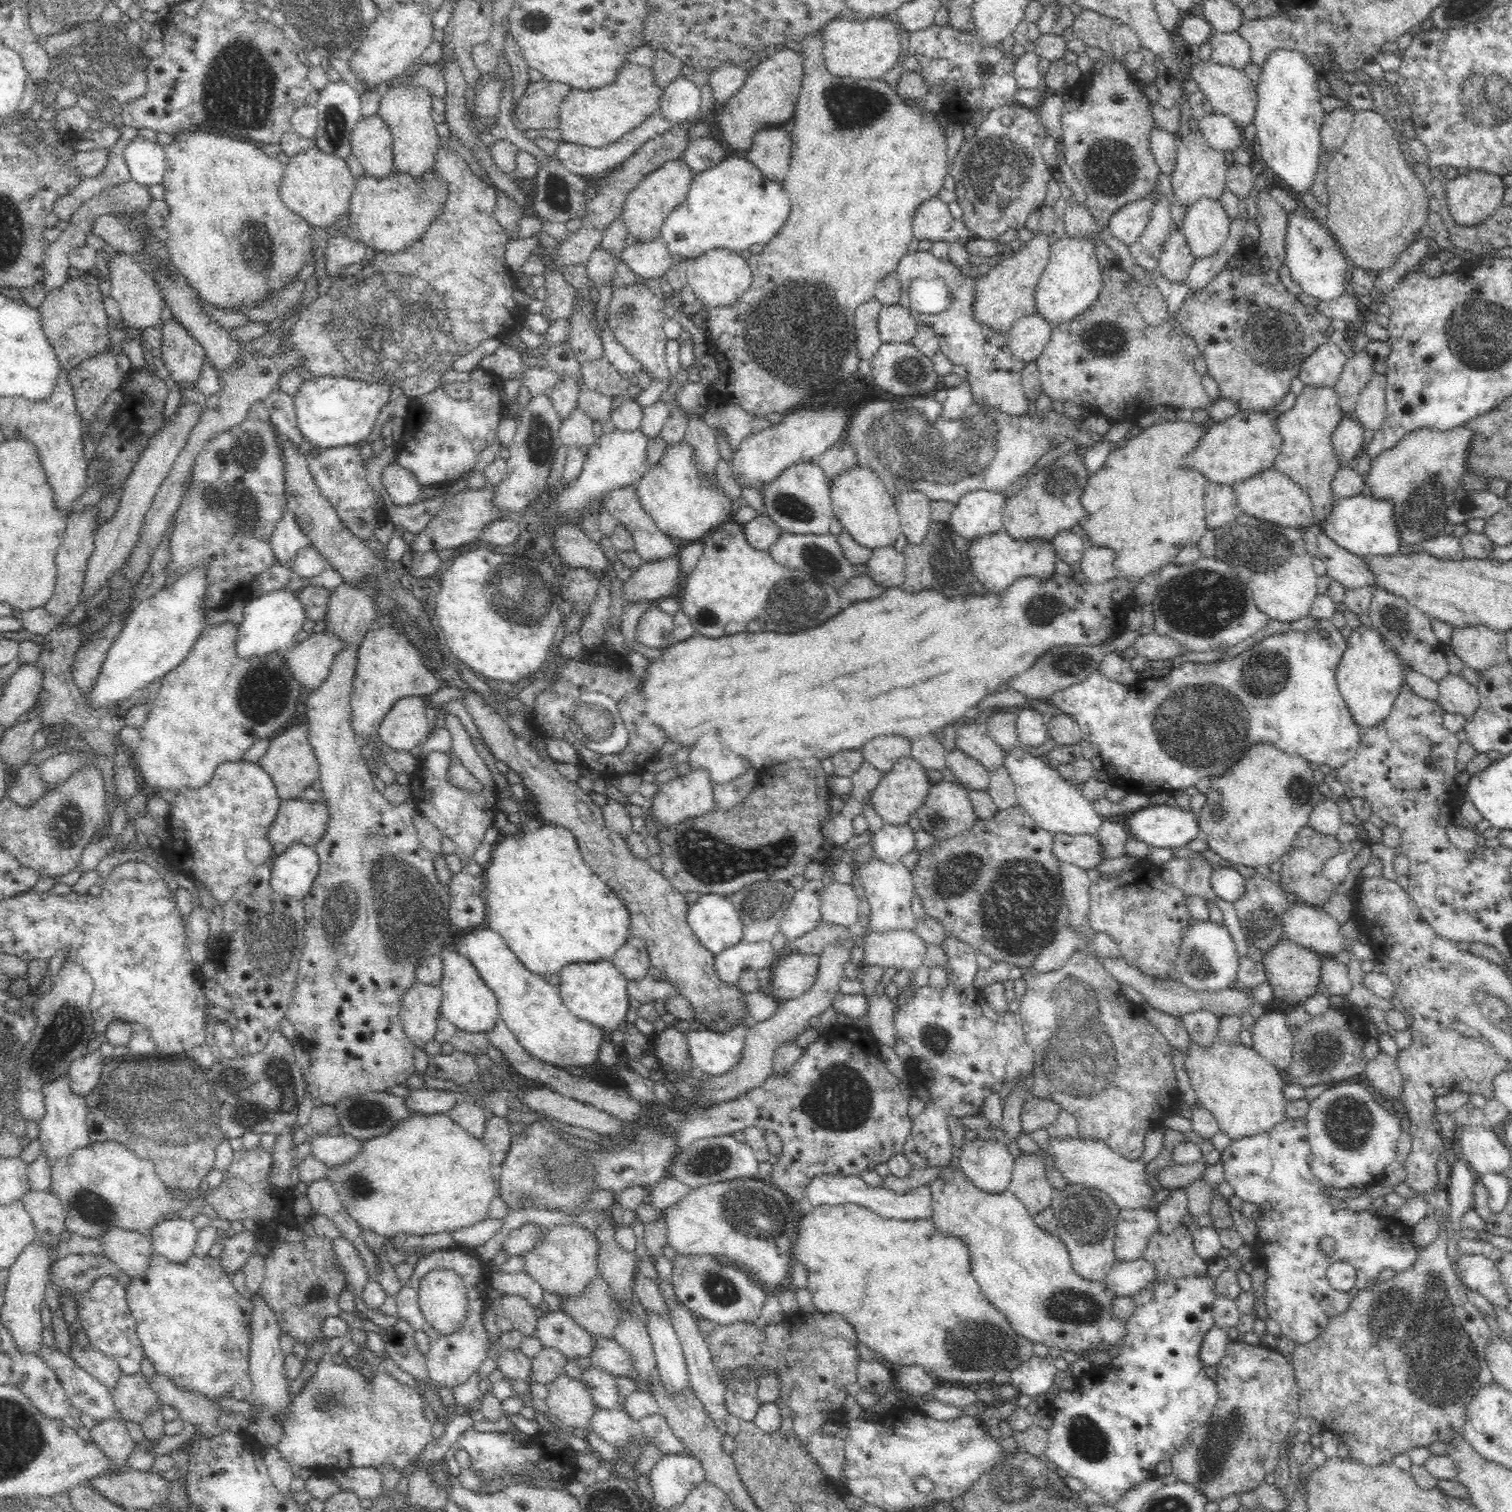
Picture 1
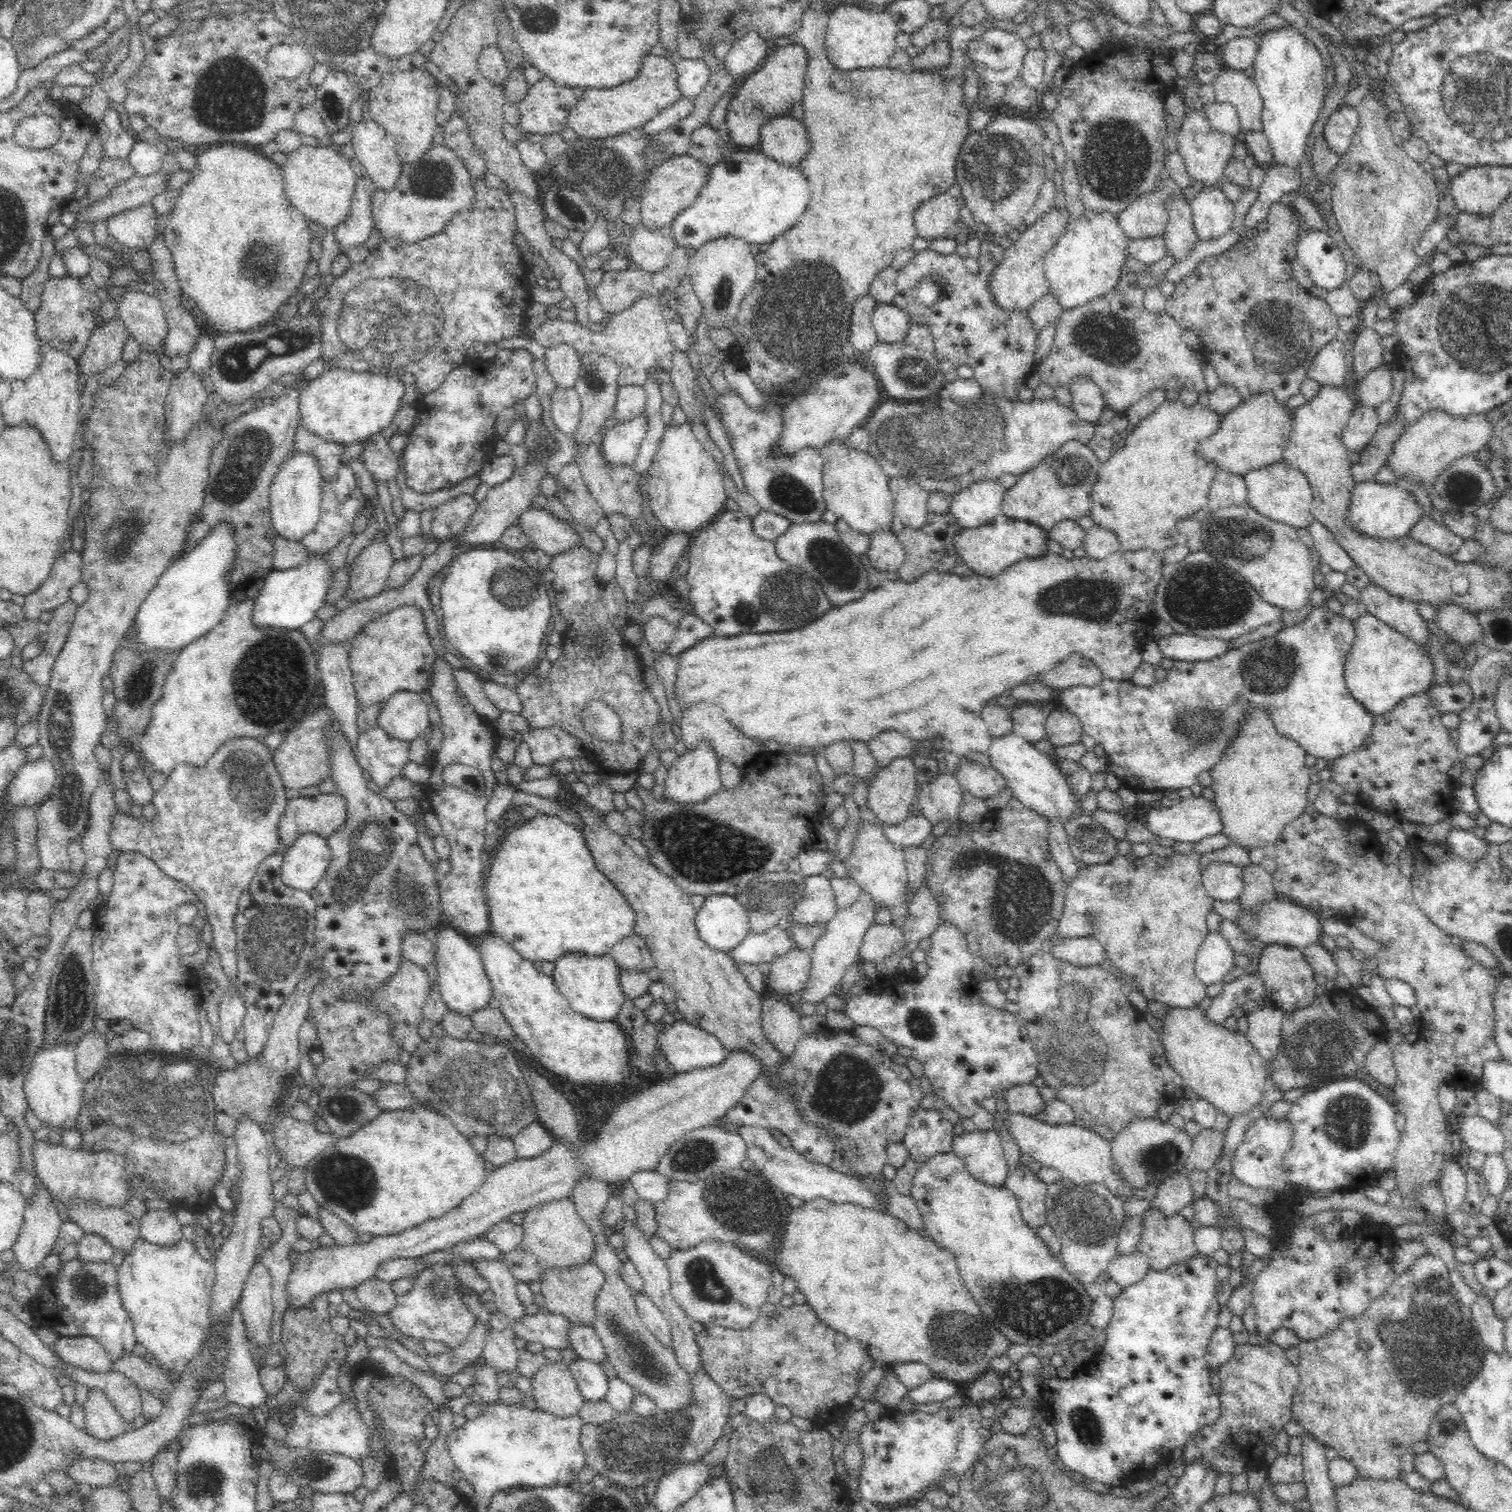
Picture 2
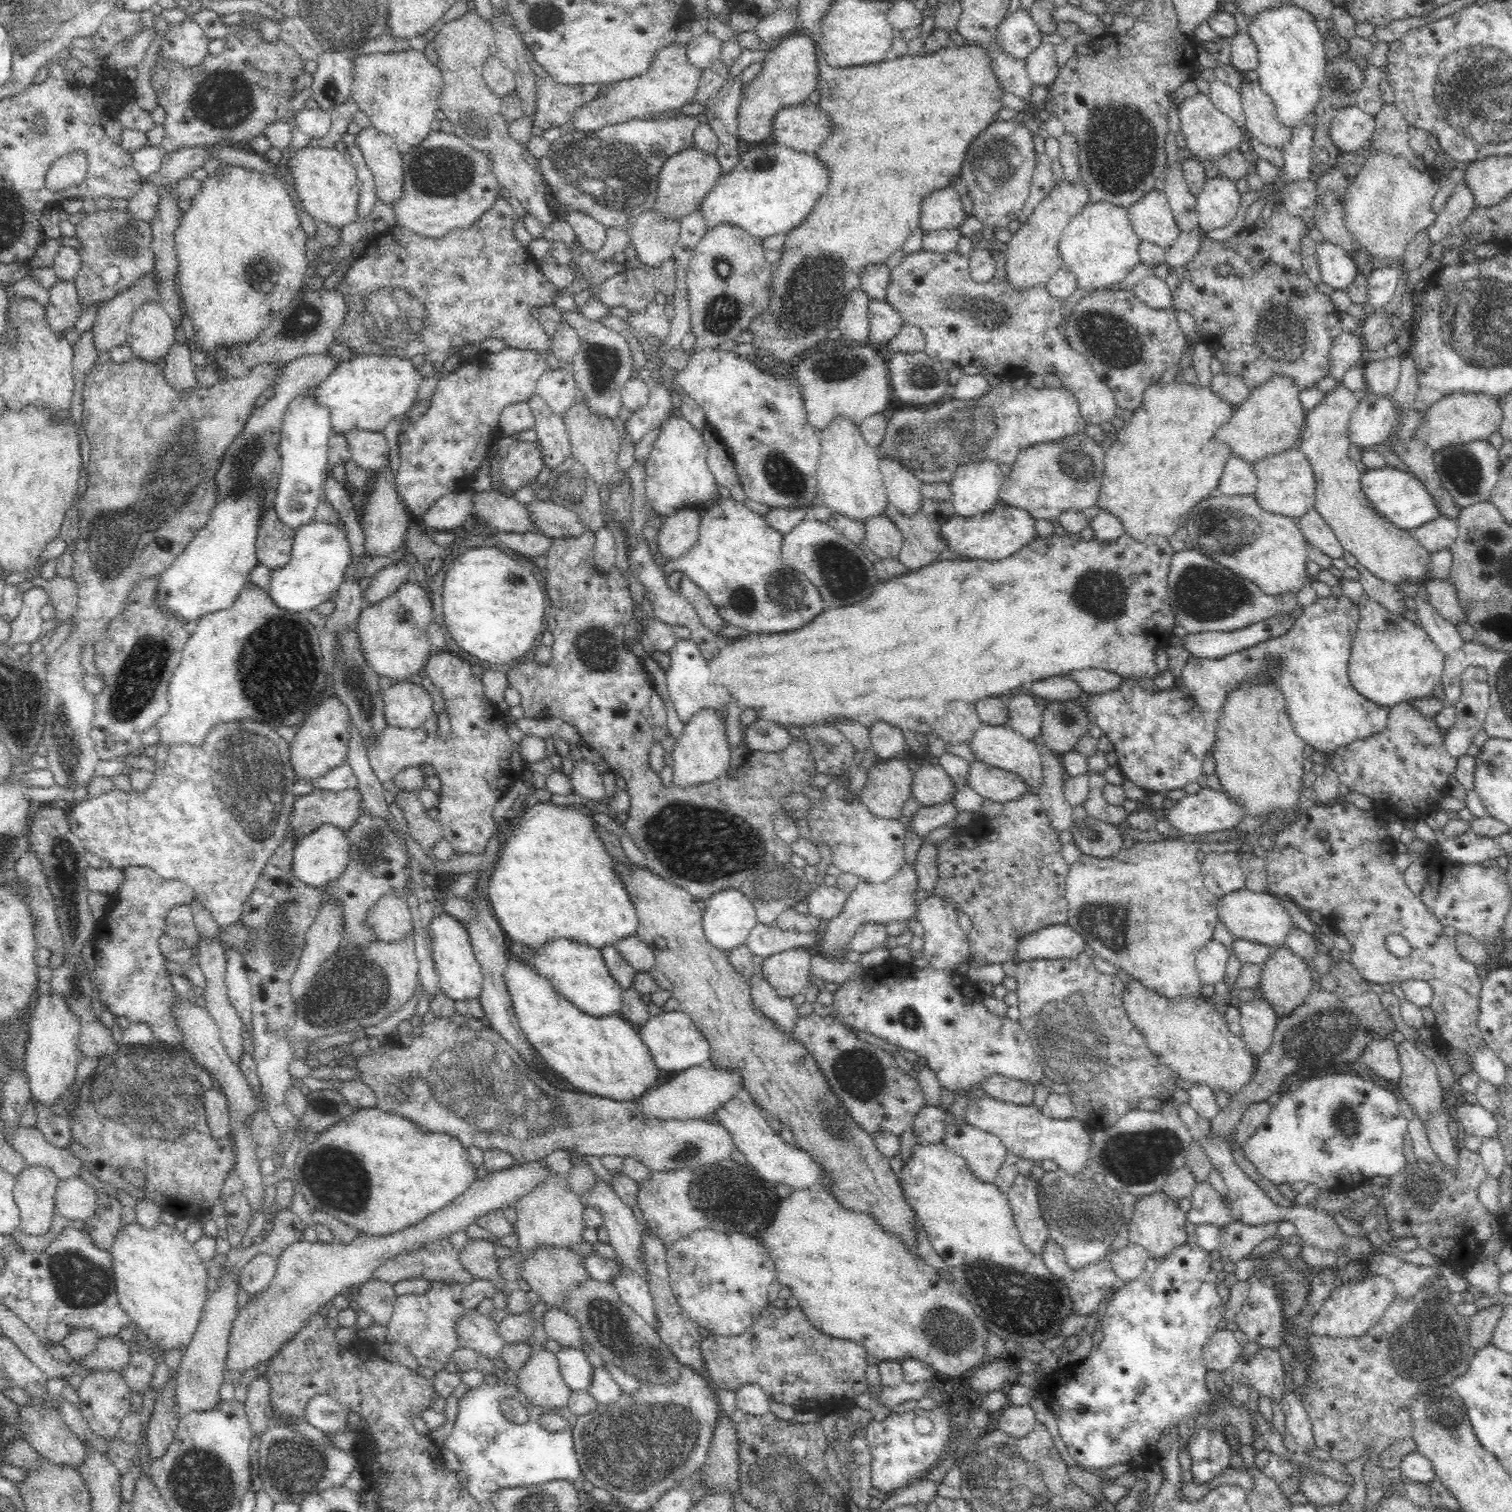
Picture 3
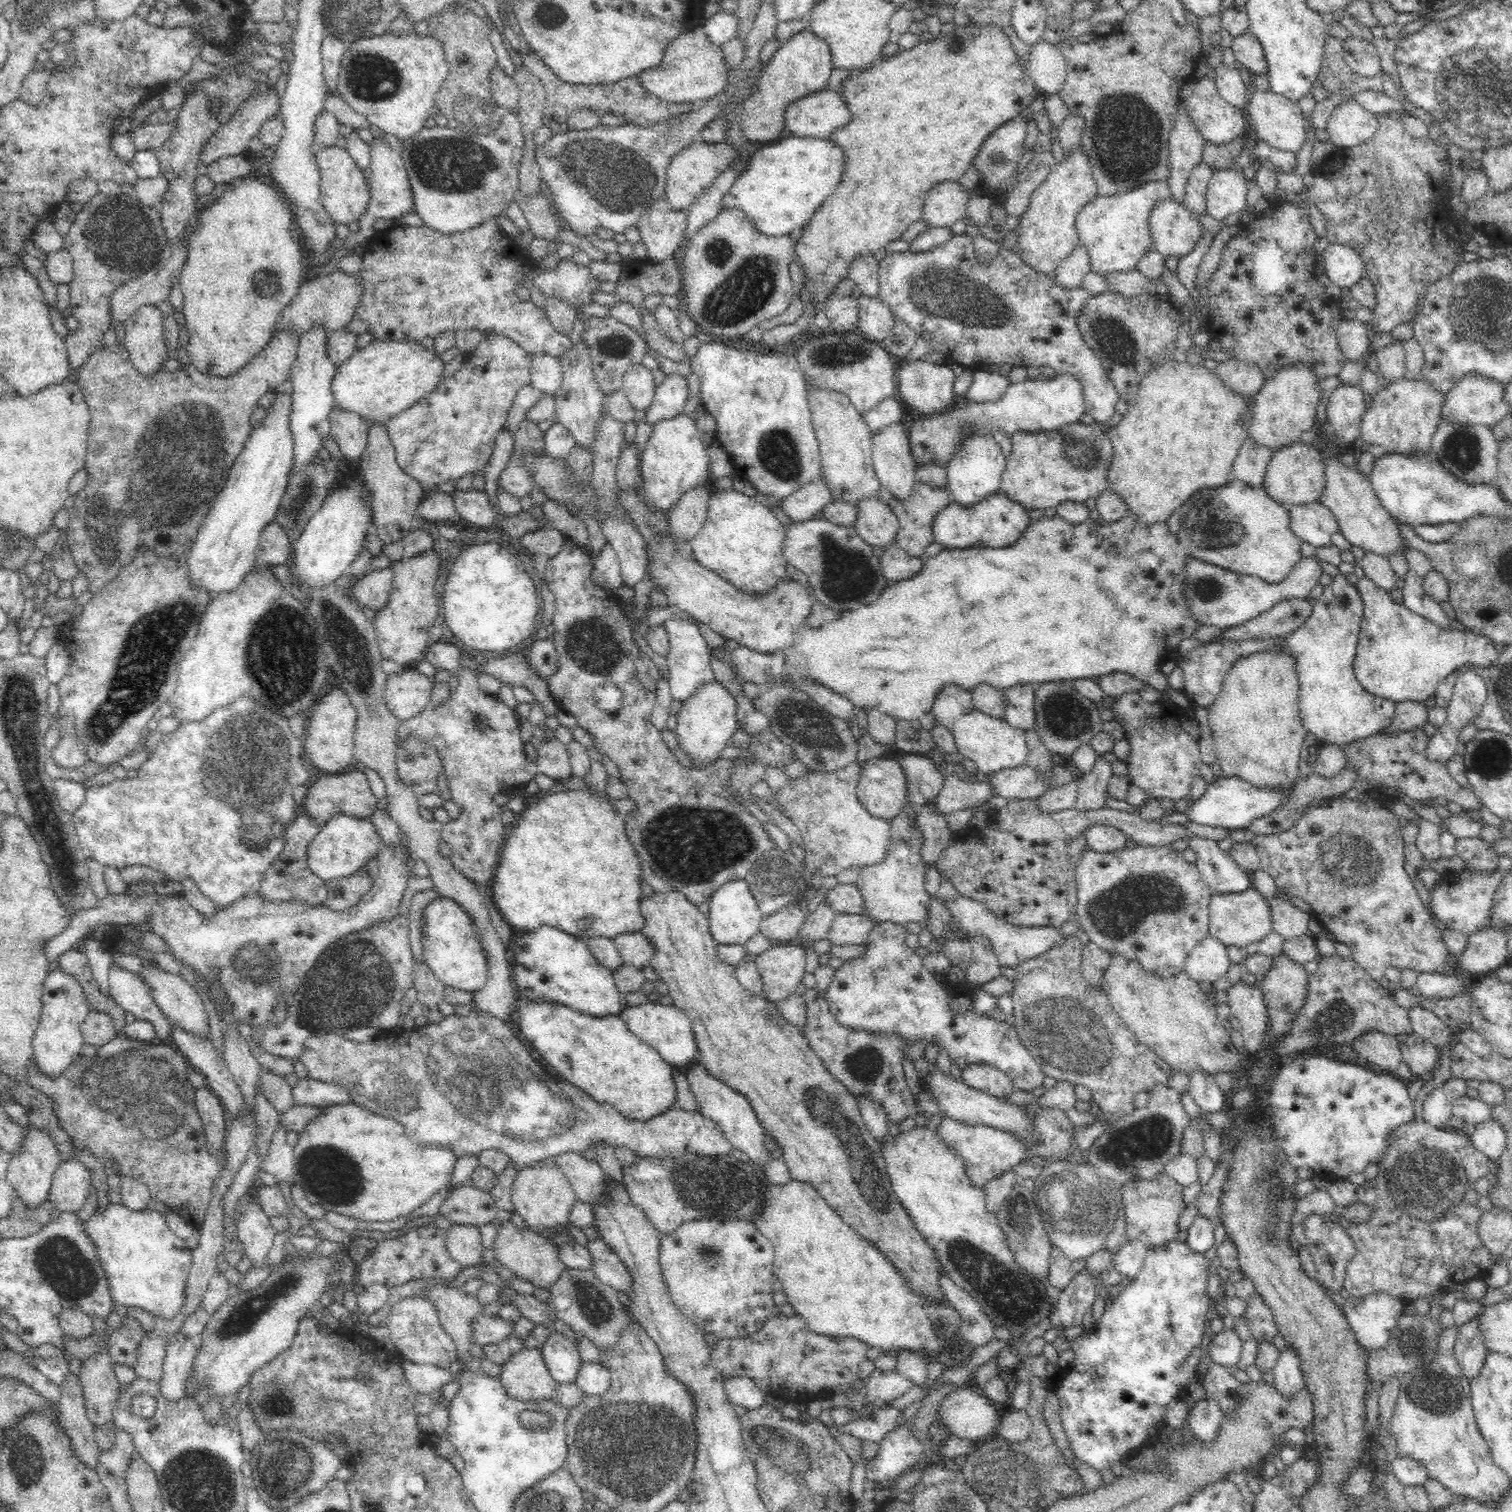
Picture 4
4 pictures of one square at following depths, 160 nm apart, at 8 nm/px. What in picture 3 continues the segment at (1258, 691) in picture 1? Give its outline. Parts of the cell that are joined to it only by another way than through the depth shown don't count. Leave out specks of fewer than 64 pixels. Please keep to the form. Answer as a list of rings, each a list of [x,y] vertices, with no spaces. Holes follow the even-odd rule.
[[[1329,595],[1303,607],[1304,613],[1281,636],[1269,638],[1257,645],[1249,646],[1218,658],[1189,657],[1181,670],[1181,686],[1176,683],[1168,690],[1145,690],[1138,680],[1122,679],[1114,692],[1106,694],[1085,694],[1081,700],[1087,710],[1087,717],[1093,720],[1113,744],[1118,757],[1116,766],[1136,786],[1150,793],[1167,792],[1183,788],[1203,774],[1202,764],[1206,754],[1213,750],[1216,742],[1218,718],[1222,714],[1227,696],[1242,682],[1273,682],[1286,699],[1287,713],[1295,732],[1305,744],[1328,756],[1337,748],[1362,740],[1387,725],[1390,707],[1380,706],[1356,692],[1350,684],[1348,663],[1354,637],[1357,633],[1360,611],[1345,595],[1339,598]]]

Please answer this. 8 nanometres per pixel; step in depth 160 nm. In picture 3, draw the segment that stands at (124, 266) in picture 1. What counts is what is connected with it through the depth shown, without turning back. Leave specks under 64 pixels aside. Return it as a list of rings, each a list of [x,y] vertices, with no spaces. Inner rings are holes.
[[[148,301],[134,311],[126,345],[134,356],[154,363],[168,354],[174,331],[173,320],[162,305]]]

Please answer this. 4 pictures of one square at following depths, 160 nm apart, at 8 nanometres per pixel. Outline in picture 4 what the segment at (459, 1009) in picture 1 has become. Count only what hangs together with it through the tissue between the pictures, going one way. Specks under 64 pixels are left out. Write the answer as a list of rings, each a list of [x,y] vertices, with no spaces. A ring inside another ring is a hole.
[[[439,897],[426,906],[421,926],[424,961],[438,980],[444,986],[466,992],[480,990],[486,982],[488,957],[468,913],[458,903],[454,903],[452,898]]]

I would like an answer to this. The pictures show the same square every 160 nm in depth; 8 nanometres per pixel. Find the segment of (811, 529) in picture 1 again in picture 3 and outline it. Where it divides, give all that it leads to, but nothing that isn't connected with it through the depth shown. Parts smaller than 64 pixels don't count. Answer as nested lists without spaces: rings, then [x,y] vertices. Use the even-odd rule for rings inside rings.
[[[696,350],[686,368],[677,372],[674,382],[693,398],[705,413],[709,427],[727,449],[739,484],[748,499],[771,508],[813,508],[818,502],[816,470],[821,456],[821,438],[819,432],[806,423],[801,388],[792,374],[766,374],[748,360],[736,358],[732,352]]]

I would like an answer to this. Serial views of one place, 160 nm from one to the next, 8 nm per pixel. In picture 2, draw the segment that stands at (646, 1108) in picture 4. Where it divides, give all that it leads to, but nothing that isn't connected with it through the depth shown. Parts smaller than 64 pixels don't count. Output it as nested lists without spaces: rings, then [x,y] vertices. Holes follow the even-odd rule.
[[[488,933],[474,938],[474,942],[494,992],[493,997],[499,1002],[499,1011],[513,1028],[514,1035],[530,1050],[536,1062],[550,1072],[556,1072],[576,1084],[602,1086],[602,1088],[628,1085],[633,1067],[629,1057],[632,1054],[632,1041],[628,1039],[628,1035],[620,1028],[617,1021],[590,1020],[574,1012],[568,999],[556,988],[553,978],[538,972],[531,961],[522,959],[522,956],[500,936]]]

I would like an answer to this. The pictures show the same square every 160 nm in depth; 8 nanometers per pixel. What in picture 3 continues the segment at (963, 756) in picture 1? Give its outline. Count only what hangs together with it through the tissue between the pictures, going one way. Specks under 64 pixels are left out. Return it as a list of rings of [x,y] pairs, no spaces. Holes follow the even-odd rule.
[[[971,761],[968,771],[969,787],[984,799],[1005,803],[1030,792],[1020,775],[982,761]]]

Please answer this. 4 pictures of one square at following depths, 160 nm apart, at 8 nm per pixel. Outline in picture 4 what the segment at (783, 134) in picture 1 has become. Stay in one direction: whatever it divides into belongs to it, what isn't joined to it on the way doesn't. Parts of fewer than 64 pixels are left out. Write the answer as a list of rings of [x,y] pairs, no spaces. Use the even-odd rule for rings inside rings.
[[[825,88],[804,98],[795,100],[786,107],[784,113],[785,127],[791,136],[822,136],[828,138],[836,130],[851,121],[851,112],[841,98],[841,93]]]

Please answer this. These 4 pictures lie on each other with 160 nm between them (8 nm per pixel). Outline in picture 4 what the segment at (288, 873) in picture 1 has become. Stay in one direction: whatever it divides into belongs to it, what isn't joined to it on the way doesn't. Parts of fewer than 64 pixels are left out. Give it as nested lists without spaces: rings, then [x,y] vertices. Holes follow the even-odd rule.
[[[340,814],[321,827],[310,841],[306,862],[308,868],[324,881],[344,878],[353,875],[364,866],[374,864],[380,846],[381,838],[370,818]]]

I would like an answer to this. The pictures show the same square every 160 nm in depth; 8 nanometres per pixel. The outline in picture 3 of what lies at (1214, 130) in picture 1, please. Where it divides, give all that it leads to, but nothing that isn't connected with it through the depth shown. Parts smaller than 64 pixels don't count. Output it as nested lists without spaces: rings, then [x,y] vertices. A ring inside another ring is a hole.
[[[1216,79],[1210,83],[1209,97],[1212,104],[1220,111],[1229,116],[1236,126],[1244,128],[1245,114],[1242,106],[1243,99],[1239,89],[1231,88],[1228,84],[1224,84]]]

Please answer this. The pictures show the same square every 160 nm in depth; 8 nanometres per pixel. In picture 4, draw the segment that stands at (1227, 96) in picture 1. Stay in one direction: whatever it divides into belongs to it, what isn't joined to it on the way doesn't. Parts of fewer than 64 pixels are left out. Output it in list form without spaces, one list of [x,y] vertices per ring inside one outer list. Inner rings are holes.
[[[1251,89],[1245,109],[1249,125],[1257,131],[1259,140],[1277,148],[1296,152],[1306,142],[1306,132],[1309,129],[1308,117],[1300,109],[1300,105],[1272,91]]]

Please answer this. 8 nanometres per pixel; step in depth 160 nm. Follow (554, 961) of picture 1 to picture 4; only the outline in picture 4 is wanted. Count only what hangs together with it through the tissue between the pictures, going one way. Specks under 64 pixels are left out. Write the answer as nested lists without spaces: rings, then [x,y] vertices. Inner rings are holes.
[[[588,785],[587,788],[587,790],[566,790],[551,794],[541,793],[529,802],[521,813],[515,816],[513,824],[509,824],[506,827],[504,848],[502,848],[502,854],[500,854],[492,880],[492,897],[494,898],[494,905],[502,914],[502,917],[514,930],[517,930],[517,933],[530,933],[540,926],[549,925],[584,940],[595,937],[607,937],[613,940],[615,937],[628,932],[641,931],[644,927],[644,917],[642,917],[642,912],[640,911],[640,902],[642,902],[643,896],[640,890],[640,882],[644,879],[639,865],[641,859],[625,833],[624,816],[619,816],[612,808],[609,801],[610,797],[607,794],[595,793],[594,789]]]

